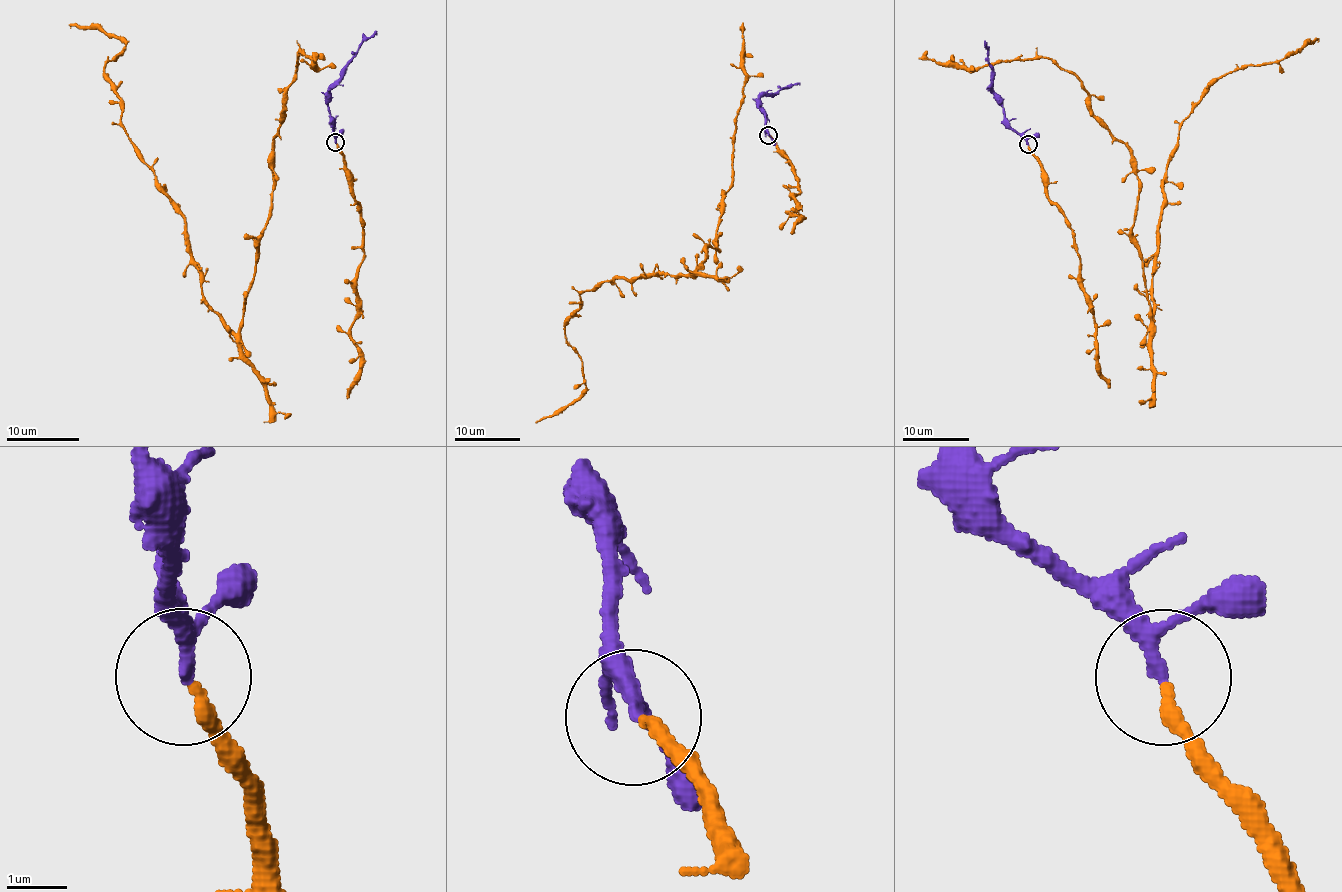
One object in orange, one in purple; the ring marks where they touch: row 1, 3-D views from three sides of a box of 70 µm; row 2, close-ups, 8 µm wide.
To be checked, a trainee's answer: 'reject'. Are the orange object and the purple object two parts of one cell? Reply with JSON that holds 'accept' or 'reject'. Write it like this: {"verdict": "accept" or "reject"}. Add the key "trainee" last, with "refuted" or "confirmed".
{"verdict": "accept", "trainee": "refuted"}

